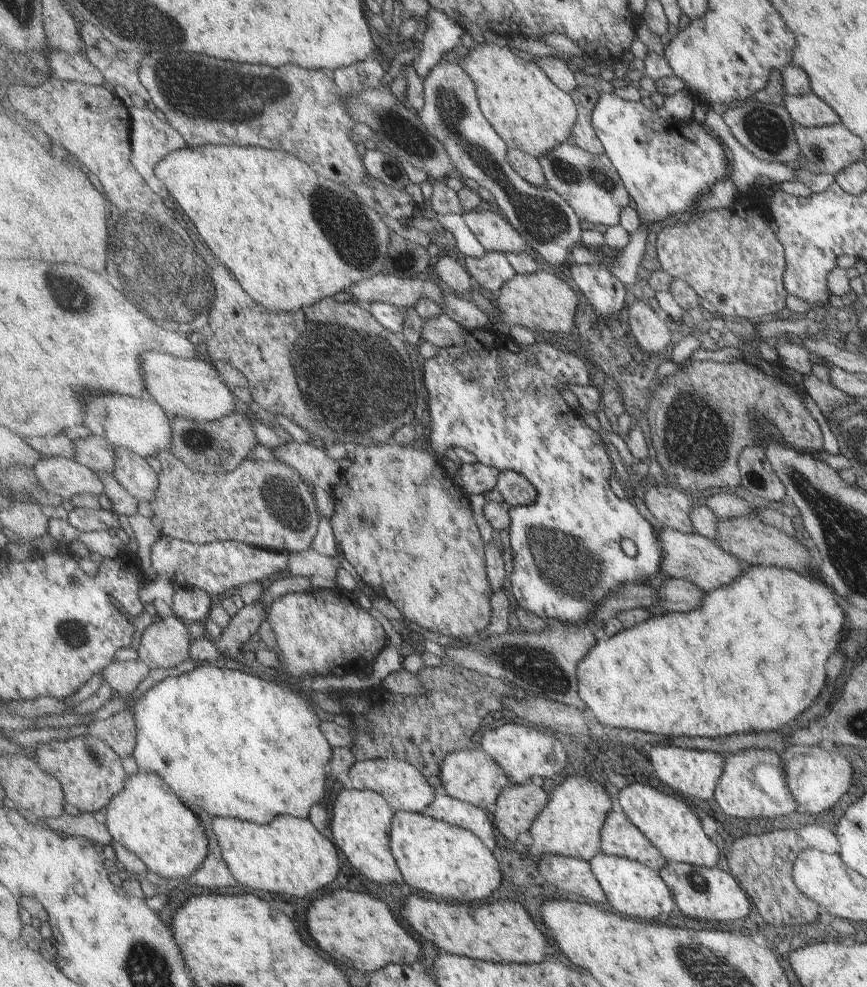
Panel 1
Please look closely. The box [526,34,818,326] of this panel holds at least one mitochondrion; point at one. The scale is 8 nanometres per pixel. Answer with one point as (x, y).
(765, 128)

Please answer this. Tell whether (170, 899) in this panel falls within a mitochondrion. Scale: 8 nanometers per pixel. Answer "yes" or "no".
no

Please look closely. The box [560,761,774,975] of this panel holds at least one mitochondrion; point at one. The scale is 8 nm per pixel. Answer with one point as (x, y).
(695, 879)

